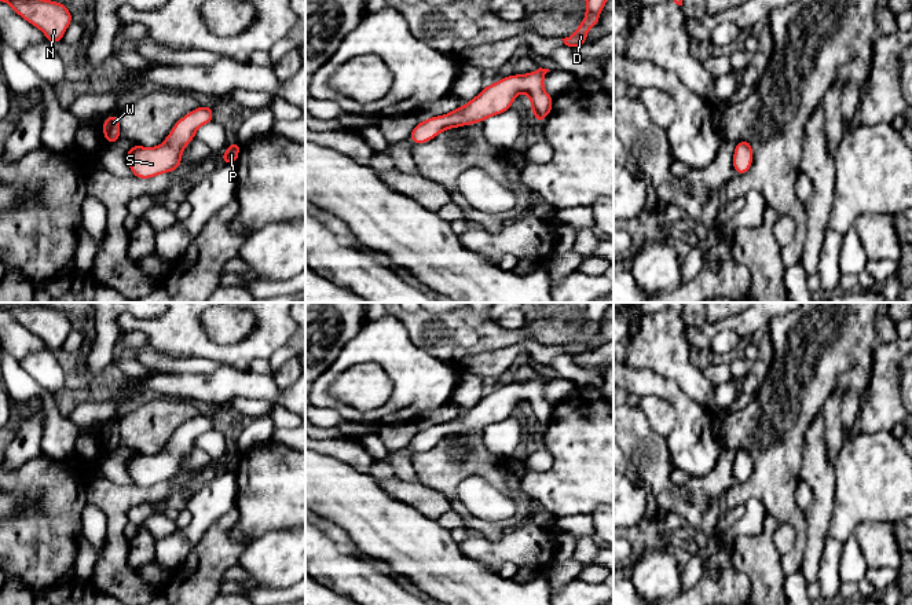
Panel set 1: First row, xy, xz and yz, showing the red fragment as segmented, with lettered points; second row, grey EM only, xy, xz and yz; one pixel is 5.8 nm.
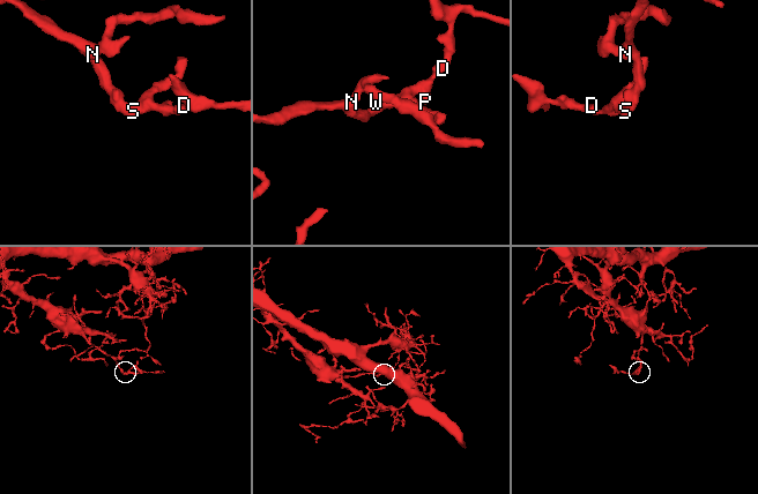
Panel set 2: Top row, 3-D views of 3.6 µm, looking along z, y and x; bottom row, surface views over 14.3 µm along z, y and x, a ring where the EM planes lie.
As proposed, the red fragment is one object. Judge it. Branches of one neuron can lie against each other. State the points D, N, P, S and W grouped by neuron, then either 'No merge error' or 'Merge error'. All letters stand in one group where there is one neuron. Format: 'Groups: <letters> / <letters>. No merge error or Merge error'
Groups: D N P S W. No merge error

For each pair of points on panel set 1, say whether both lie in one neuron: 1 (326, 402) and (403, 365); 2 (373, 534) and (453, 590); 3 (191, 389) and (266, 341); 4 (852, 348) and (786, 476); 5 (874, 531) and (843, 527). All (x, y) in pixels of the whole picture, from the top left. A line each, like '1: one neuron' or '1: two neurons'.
1: one neuron
2: one neuron
3: two neurons
4: one neuron
5: two neurons

